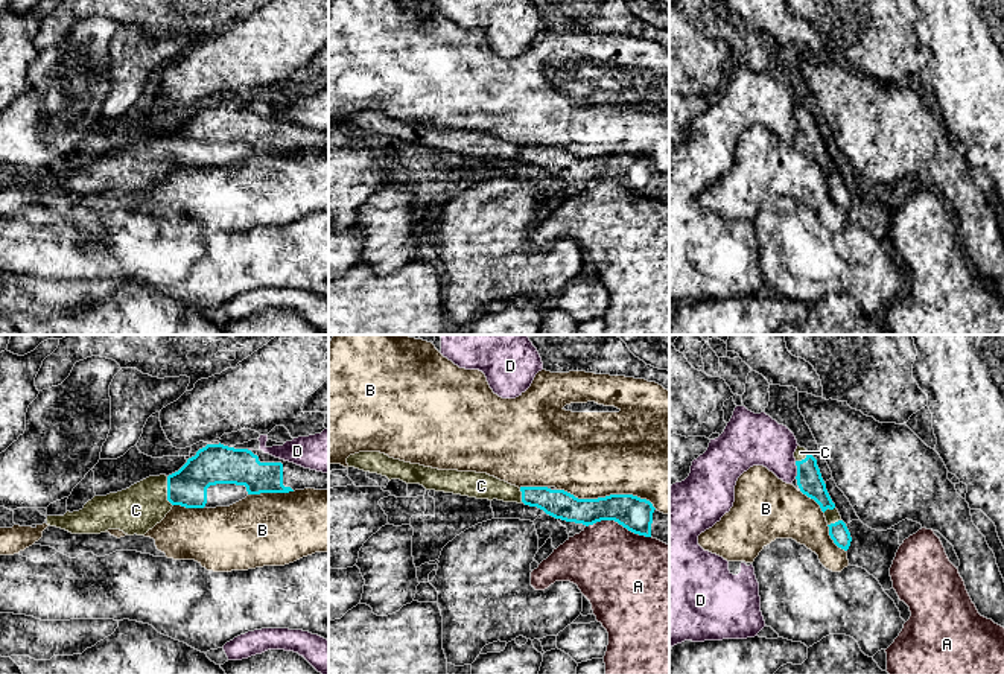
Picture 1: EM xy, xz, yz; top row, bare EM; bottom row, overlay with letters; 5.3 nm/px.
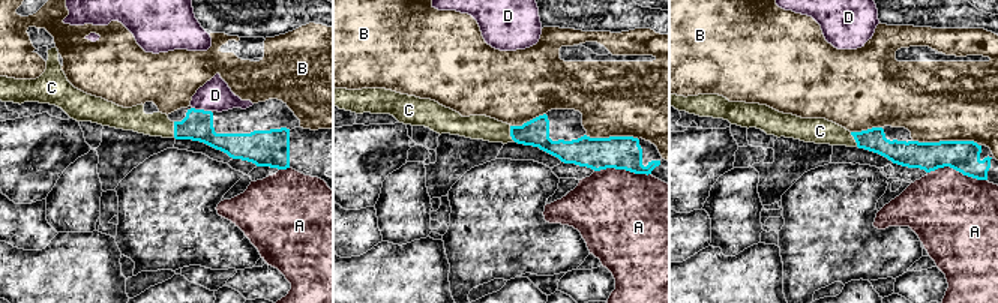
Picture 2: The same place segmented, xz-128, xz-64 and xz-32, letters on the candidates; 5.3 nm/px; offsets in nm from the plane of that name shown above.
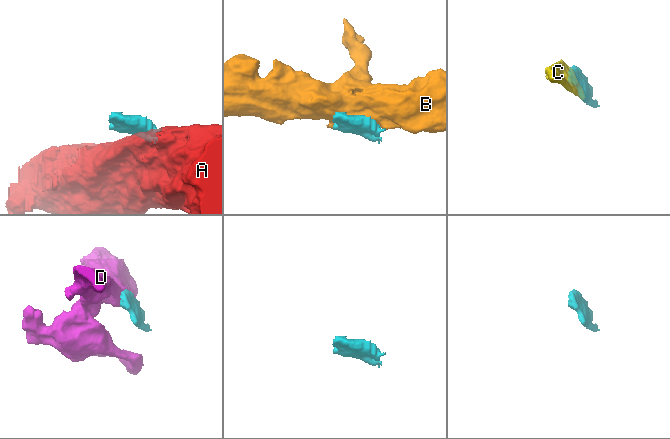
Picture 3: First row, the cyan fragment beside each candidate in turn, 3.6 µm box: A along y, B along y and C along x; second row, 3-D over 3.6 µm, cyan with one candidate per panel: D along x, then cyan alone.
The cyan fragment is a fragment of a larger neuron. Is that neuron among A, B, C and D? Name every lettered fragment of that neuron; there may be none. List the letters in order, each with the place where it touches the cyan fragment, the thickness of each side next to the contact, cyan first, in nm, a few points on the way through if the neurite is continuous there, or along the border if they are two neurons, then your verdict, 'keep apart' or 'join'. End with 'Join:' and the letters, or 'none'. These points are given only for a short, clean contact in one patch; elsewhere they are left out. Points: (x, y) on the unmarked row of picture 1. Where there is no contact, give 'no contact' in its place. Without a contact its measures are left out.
A: meets cyan in xz at (618, 181); 180 nm thick on the cyan side, 420 nm on the other; keep apart
B: meets cyan in xz at (606, 155); 180 nm thick on the cyan side, 460 nm on the other; keep apart
C: meets cyan in xy at (168, 151); 200 nm thick on the cyan side, 260 nm on the other; join
D: meets cyan in yz at (797, 130); 140 nm thick on the cyan side, 260 nm on the other; keep apart
Join: C

